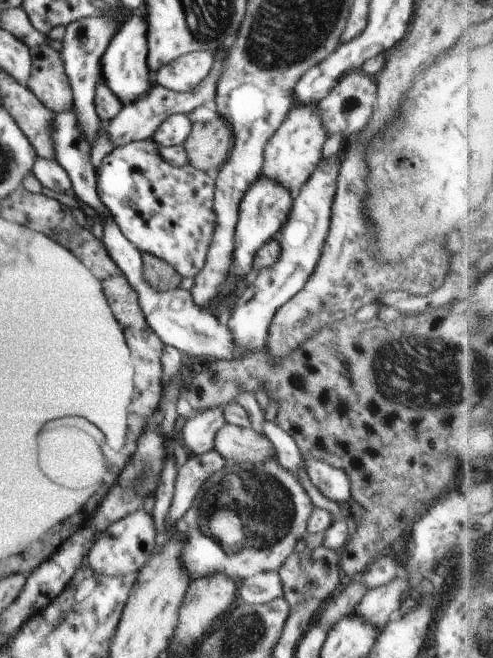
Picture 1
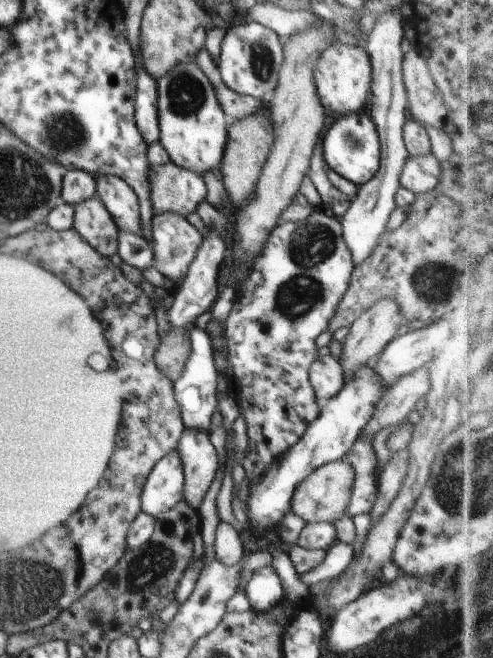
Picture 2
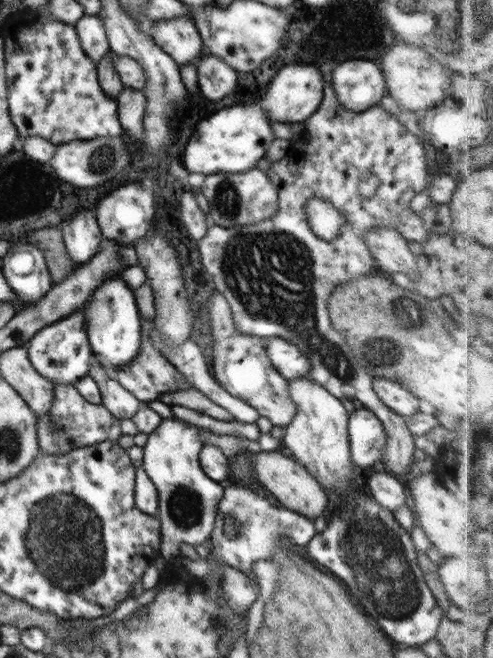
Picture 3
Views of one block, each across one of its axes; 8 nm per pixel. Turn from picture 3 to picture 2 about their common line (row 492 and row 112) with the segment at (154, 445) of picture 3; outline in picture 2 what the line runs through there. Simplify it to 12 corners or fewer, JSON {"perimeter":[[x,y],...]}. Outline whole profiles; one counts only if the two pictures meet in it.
{"perimeter":[[205,72],[156,82],[159,142],[199,175],[220,170],[226,118]]}

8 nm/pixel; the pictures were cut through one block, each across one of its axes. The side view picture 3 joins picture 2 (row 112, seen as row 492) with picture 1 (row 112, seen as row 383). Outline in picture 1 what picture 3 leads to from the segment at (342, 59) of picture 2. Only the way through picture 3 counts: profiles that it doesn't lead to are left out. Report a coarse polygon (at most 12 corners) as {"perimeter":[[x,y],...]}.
{"perimeter":[[298,105],[266,144],[261,176],[294,199],[328,138]]}

